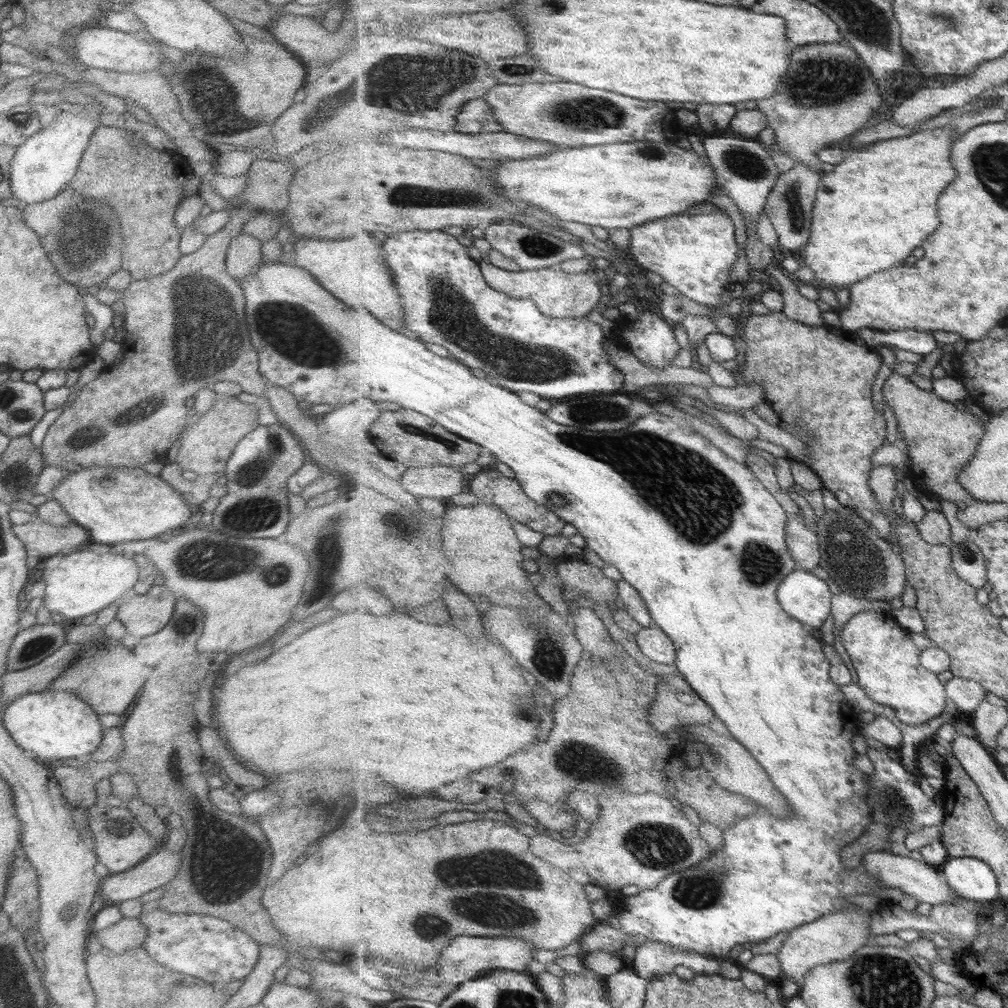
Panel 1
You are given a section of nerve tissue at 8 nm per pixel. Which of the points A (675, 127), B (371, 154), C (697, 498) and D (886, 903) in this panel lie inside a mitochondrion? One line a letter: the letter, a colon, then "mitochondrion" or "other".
A: other
B: other
C: mitochondrion
D: other

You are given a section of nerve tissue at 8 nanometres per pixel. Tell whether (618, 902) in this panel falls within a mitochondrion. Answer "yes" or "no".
no

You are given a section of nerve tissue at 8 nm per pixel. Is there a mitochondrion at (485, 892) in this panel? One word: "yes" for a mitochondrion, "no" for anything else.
yes

